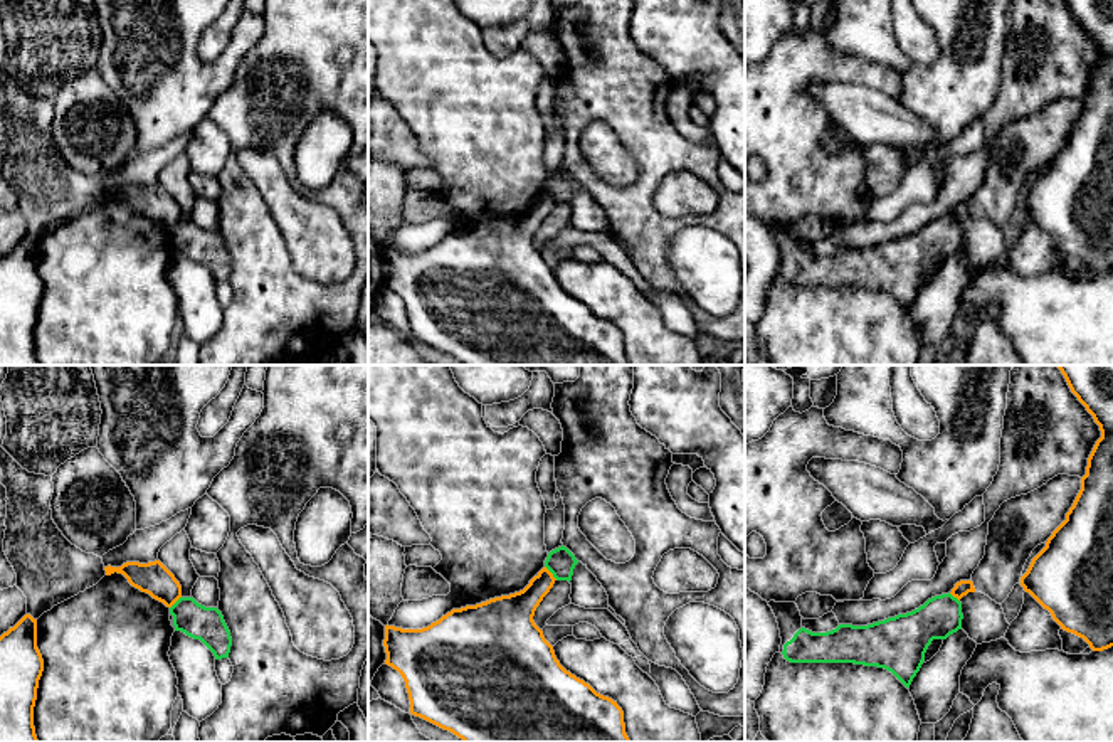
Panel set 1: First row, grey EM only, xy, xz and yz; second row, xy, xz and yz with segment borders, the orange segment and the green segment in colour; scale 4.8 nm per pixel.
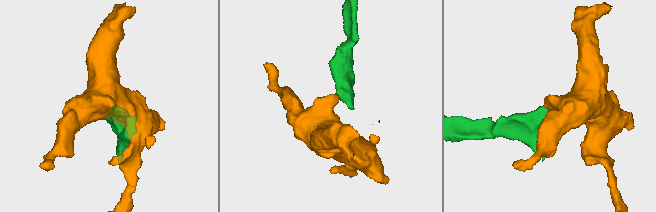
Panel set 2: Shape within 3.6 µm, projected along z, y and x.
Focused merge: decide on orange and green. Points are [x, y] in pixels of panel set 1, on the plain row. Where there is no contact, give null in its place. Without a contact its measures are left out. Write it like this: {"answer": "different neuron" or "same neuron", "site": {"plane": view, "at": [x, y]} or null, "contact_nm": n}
{"answer": "different neuron", "site": {"plane": "xz", "at": [550, 196]}, "contact_nm": 90}

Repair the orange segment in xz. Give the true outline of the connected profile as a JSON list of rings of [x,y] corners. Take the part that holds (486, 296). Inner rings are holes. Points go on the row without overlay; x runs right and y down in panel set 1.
[[[543,190],[523,214],[452,232],[427,251],[402,252],[387,247],[385,288],[402,298],[410,337],[452,355],[464,365],[630,365],[617,325],[567,294],[533,244],[536,231],[555,204]]]

